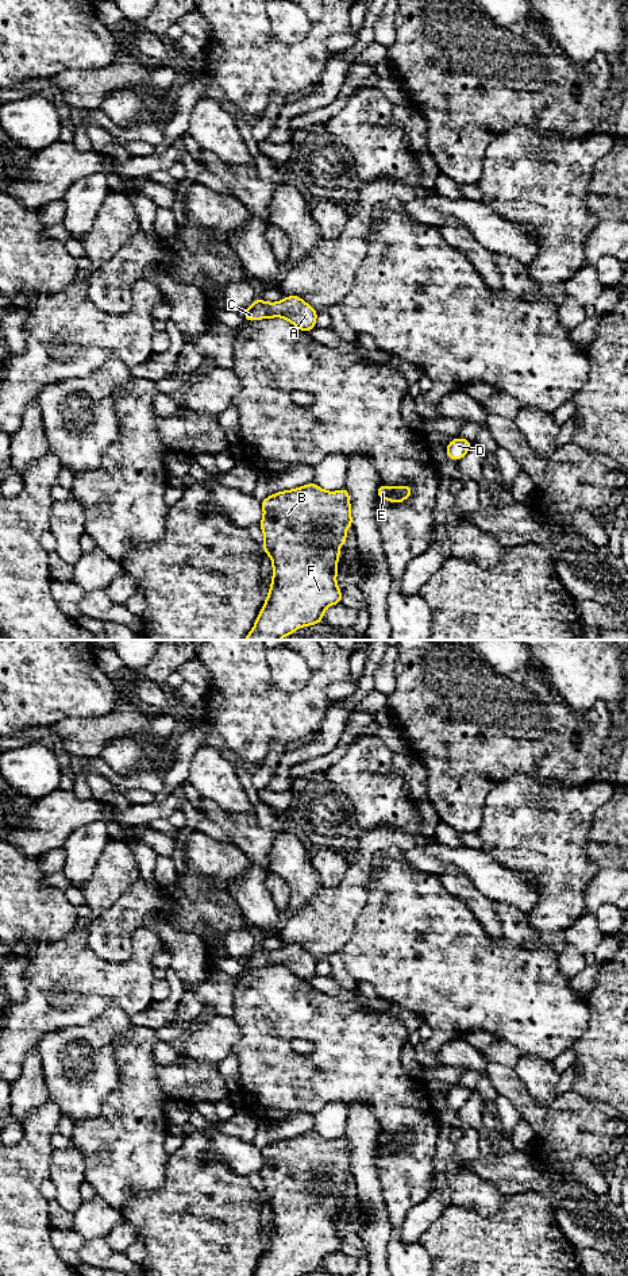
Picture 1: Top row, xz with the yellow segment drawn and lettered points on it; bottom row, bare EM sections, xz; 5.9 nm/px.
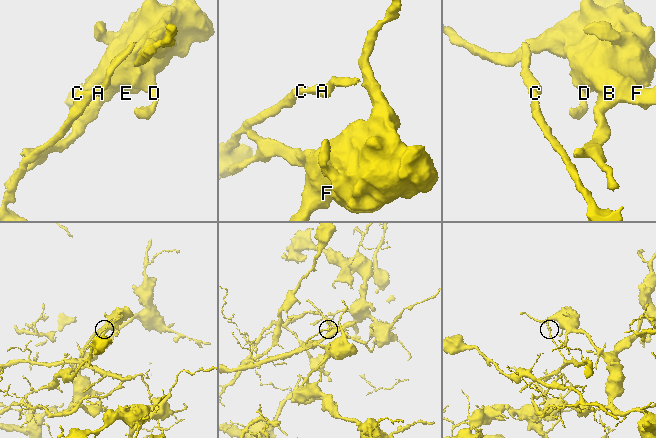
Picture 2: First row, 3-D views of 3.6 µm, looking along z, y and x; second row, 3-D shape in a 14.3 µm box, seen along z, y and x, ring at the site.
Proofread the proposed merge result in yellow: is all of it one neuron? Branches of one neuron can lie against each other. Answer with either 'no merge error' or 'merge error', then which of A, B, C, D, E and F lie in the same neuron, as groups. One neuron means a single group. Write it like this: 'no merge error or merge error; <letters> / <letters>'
merge error; A B D E F / C

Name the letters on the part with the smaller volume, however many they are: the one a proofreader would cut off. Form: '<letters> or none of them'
C

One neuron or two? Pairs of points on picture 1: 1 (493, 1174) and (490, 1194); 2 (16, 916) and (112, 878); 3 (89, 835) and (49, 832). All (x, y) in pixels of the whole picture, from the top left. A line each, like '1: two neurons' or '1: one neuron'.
1: two neurons
2: two neurons
3: two neurons

